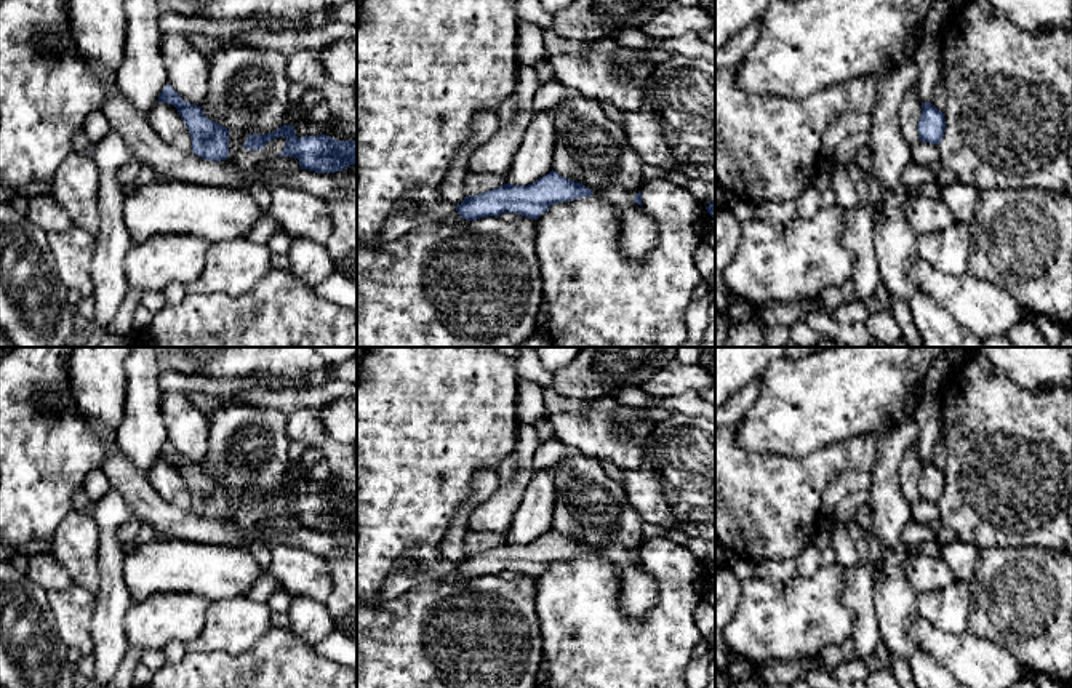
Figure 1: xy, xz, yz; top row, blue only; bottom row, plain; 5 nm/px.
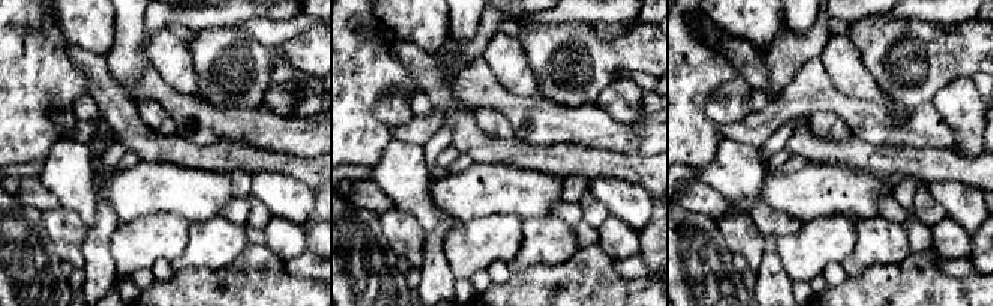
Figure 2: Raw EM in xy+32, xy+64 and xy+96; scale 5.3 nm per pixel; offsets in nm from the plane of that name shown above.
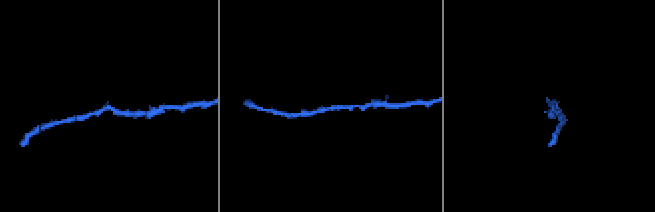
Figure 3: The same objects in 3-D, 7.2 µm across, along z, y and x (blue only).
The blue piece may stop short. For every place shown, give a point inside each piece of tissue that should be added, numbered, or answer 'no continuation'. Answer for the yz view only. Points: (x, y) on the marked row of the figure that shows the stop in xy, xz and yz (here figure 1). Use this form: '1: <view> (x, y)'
no continuation

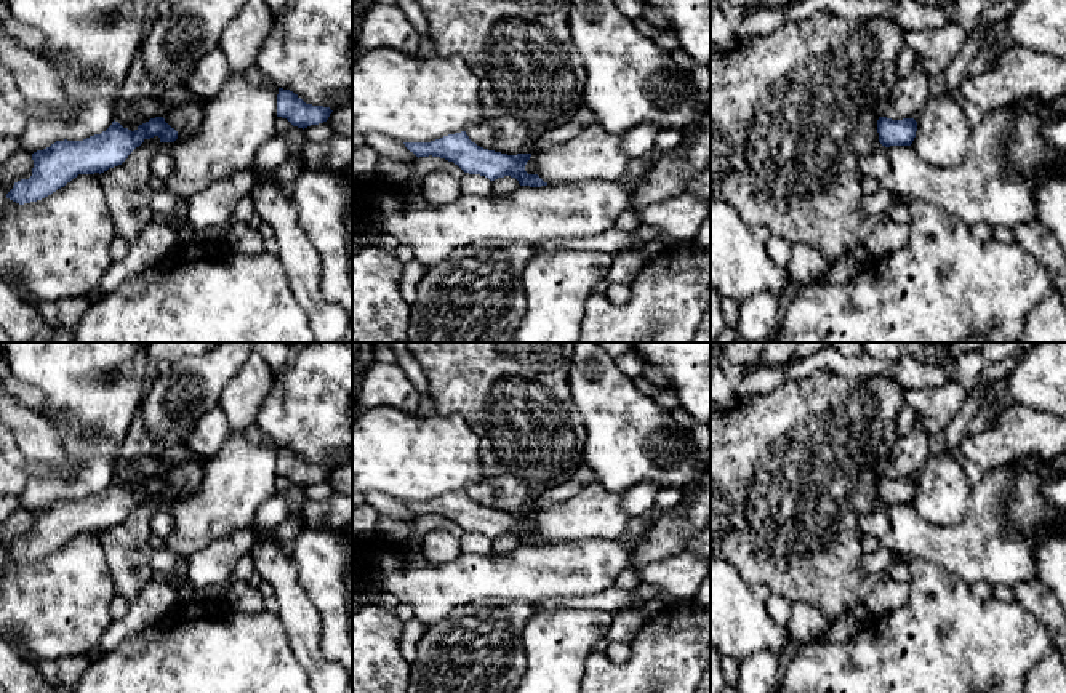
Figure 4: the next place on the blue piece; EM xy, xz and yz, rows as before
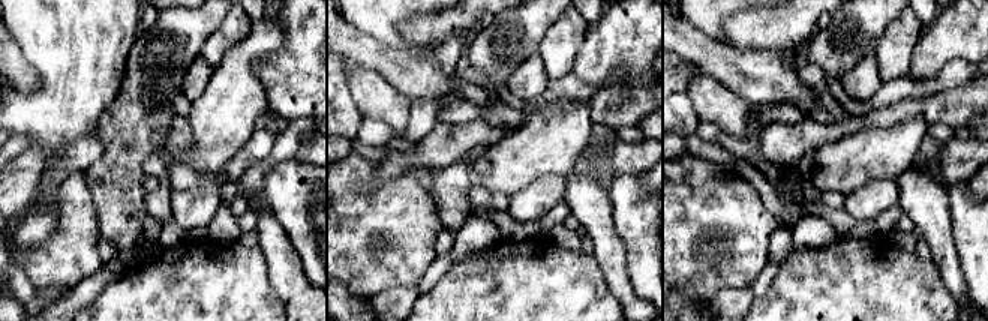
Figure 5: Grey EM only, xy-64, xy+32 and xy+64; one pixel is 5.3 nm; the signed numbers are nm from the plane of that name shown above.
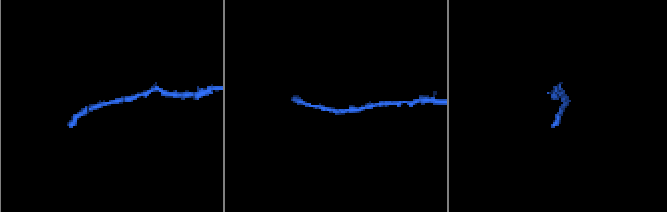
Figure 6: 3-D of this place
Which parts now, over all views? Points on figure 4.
no continuation

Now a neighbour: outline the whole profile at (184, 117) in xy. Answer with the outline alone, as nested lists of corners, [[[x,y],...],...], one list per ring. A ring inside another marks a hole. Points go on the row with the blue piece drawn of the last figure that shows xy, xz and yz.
[[[174,98],[163,118],[178,131],[176,141],[187,141],[200,130],[203,115],[203,106]]]

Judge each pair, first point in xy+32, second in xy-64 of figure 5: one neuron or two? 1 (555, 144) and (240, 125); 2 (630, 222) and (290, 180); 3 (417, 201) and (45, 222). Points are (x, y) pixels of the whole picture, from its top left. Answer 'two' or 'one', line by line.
1: one
2: one
3: two

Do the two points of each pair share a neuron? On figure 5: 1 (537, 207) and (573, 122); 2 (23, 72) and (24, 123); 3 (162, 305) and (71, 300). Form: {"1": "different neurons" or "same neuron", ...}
{"1": "different neurons", "2": "different neurons", "3": "different neurons"}

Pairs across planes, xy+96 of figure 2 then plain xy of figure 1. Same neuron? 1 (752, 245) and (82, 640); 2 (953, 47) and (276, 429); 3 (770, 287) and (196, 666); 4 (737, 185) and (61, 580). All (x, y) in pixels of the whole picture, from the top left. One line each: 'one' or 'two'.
1: one
2: one
3: two
4: two

